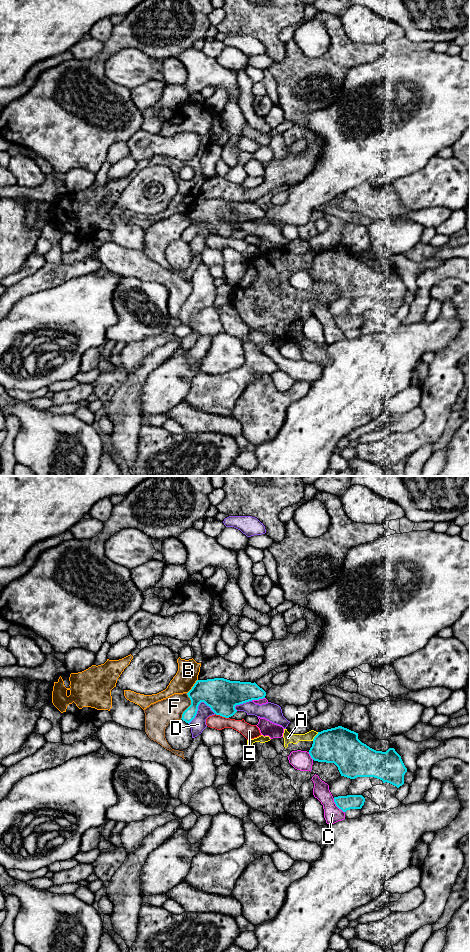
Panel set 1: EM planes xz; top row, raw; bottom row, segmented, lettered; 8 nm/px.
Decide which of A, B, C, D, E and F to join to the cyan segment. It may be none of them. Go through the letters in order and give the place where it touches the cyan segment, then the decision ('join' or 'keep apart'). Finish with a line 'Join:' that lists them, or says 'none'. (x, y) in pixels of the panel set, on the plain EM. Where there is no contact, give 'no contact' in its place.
A: xz (315, 256) | keep apart
B: xz (193, 206) | keep apart
C: xz (337, 326) | keep apart
D: xz (198, 225) | keep apart
E: xz (222, 236) | keep apart
F: xz (189, 226) | keep apart
Join: none

